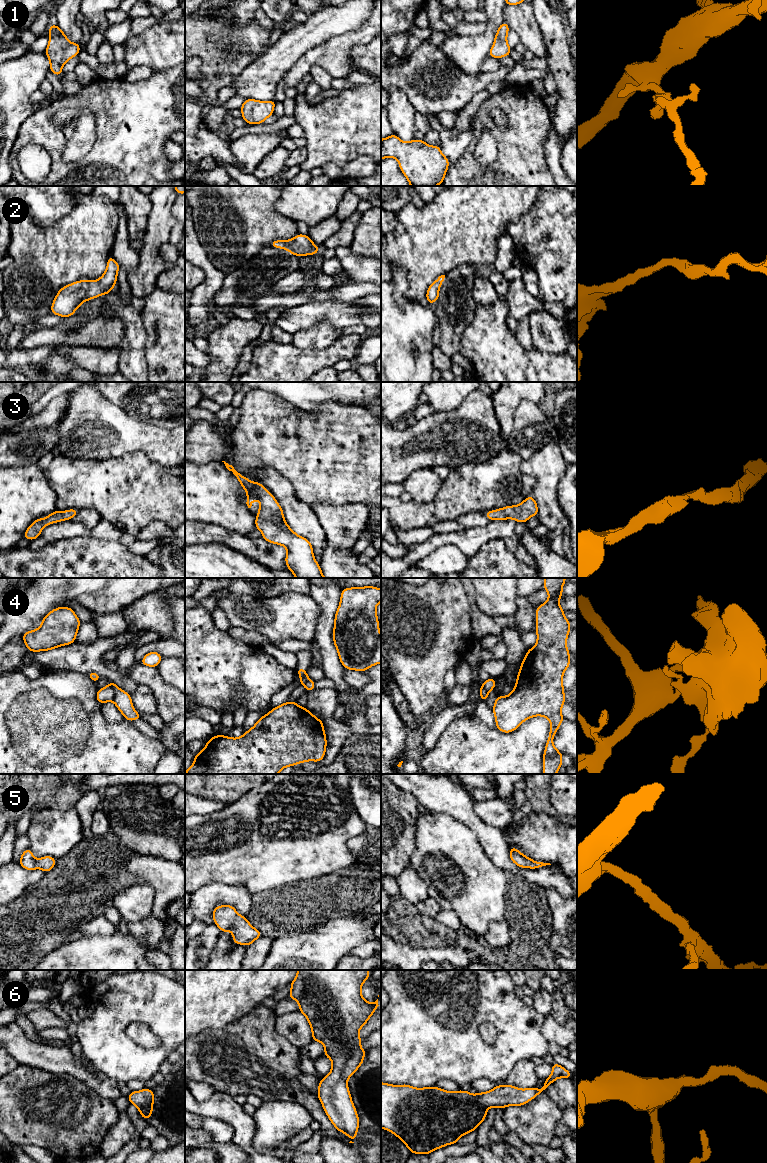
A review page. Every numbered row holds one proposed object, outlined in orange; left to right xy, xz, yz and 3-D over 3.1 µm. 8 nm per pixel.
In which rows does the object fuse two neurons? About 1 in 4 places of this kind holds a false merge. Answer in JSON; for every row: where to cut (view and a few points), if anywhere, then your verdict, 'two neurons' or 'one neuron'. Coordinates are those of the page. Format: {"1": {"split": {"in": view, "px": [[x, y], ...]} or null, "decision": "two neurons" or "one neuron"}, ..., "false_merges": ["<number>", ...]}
{"1": {"split": null, "decision": "one neuron"}, "2": {"split": null, "decision": "one neuron"}, "3": {"split": null, "decision": "one neuron"}, "4": {"split": {"in": "xy", "px": [[108, 685], [113, 690], [113, 700]]}, "decision": "two neurons"}, "5": {"split": null, "decision": "one neuron"}, "6": {"split": null, "decision": "one neuron"}, "false_merges": ["4"]}

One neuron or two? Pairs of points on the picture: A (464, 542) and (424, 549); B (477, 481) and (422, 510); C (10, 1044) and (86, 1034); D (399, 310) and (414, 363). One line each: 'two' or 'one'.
A: one
B: one
C: two
D: one

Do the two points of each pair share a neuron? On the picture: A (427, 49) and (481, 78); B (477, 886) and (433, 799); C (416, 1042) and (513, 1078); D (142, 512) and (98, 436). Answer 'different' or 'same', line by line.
A: same
B: different
C: different
D: different

